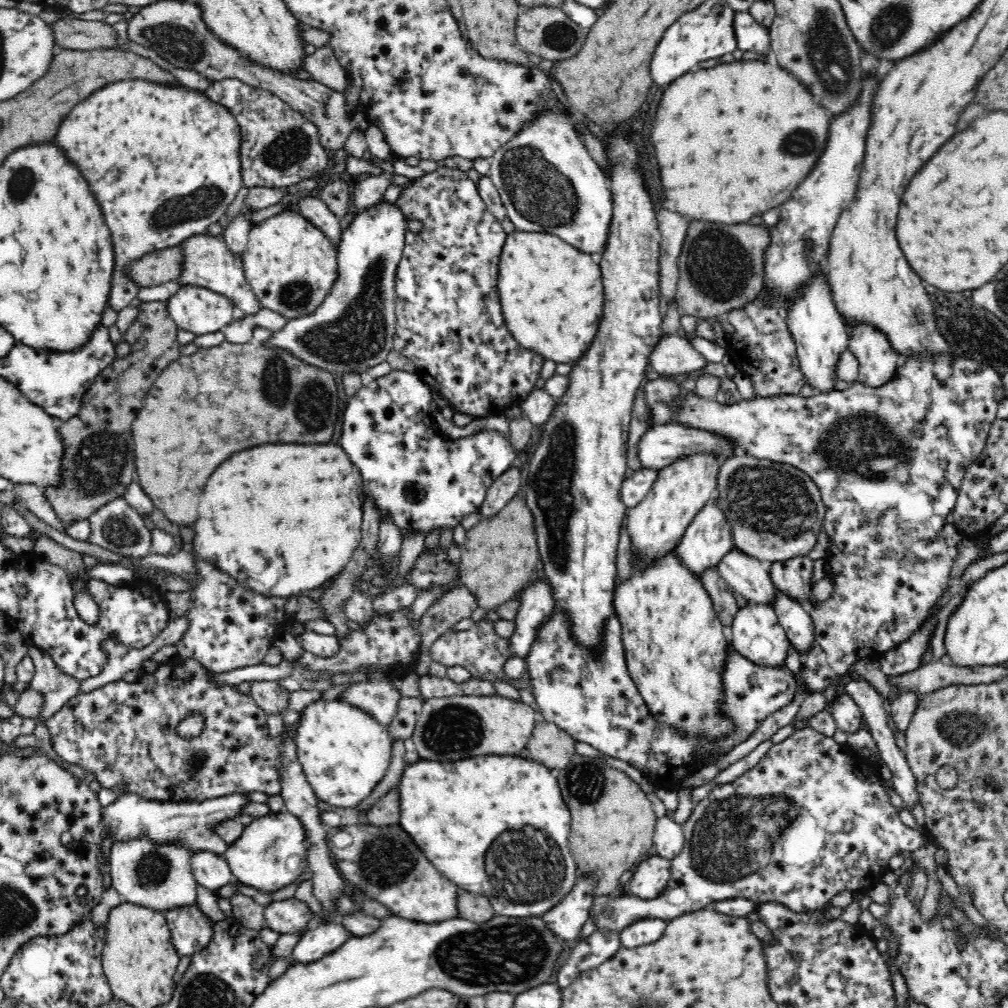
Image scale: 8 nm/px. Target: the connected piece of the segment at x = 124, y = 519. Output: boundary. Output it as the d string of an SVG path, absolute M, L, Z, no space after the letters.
M123 497L115 498L102 506L89 517L90 534L86 543L98 545L102 549L112 551L118 555L131 558L144 558L148 556L151 548L151 533L144 525L144 520L139 512L131 507Z

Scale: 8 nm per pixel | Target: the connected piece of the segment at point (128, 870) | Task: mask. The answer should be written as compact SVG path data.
M148 837L126 839L112 843L109 860L111 885L132 905L162 911L182 909L197 902L196 883L194 876L190 874L190 856L188 856L188 851L184 847L154 843Z

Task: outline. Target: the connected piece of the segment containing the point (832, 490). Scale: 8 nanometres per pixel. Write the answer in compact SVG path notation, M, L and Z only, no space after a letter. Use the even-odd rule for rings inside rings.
M914 352L914 354L904 354L900 358L898 366L896 366L894 378L878 388L866 387L864 383L856 380L849 384L850 386L845 390L834 390L828 393L817 392L816 396L810 396L809 398L792 394L770 397L756 396L749 400L743 399L740 402L724 405L717 401L702 398L698 393L684 388L678 395L675 395L673 404L669 405L673 410L674 424L720 435L733 448L737 448L738 454L794 466L804 471L820 491L822 503L826 507L823 528L830 540L825 556L829 570L826 576L832 581L834 590L827 600L814 603L812 610L809 612L814 625L814 632L810 650L808 650L805 657L801 658L804 669L800 672L807 693L814 692L814 690L824 691L828 684L832 684L834 680L838 680L840 676L846 674L854 662L859 662L861 659L875 658L880 653L890 650L891 647L906 642L918 630L920 624L930 612L930 608L942 596L942 592L948 588L955 560L953 548L947 545L941 531L947 524L947 516L951 514L955 507L966 469L984 451L990 428L997 420L999 405L1007 398L1001 378L1001 374L994 366L982 364L973 358L962 358L952 352L920 352L920 354Z

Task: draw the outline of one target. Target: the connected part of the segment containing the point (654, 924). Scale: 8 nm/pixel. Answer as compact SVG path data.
M657 918L640 919L620 932L621 946L636 948L657 942L664 935L667 924Z

